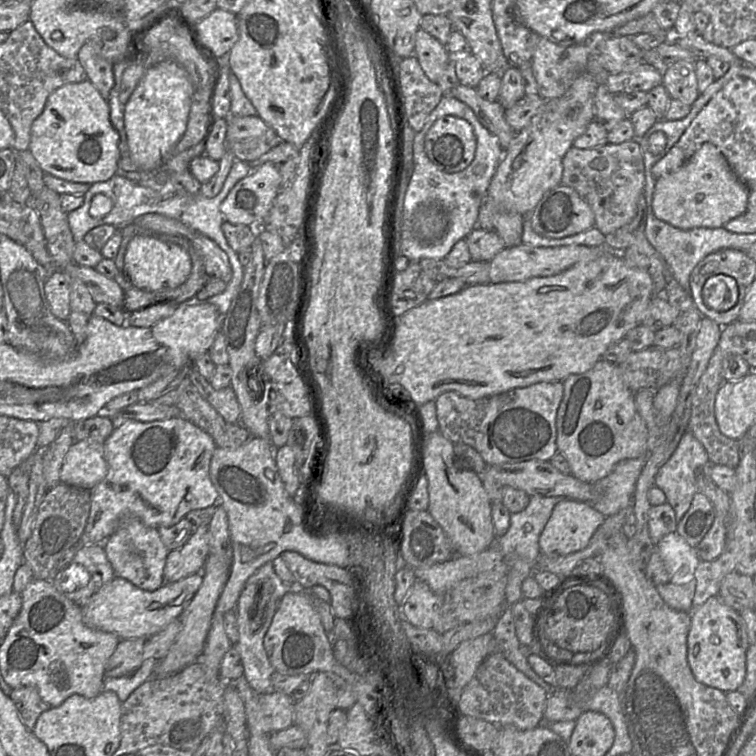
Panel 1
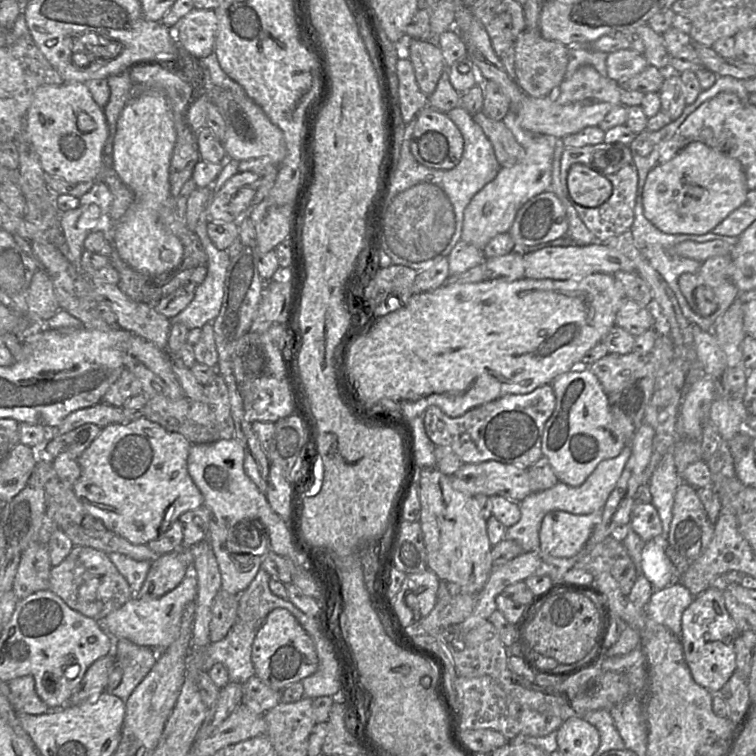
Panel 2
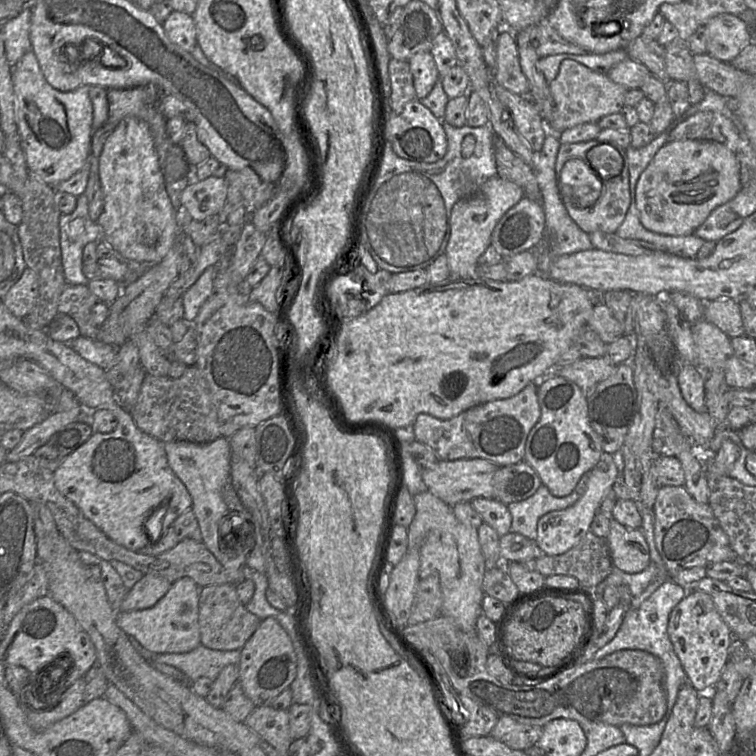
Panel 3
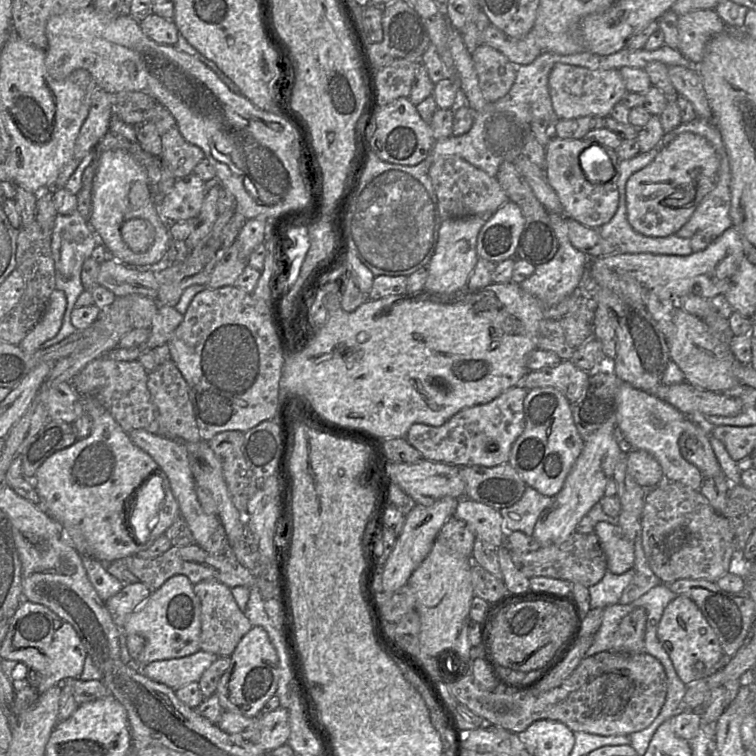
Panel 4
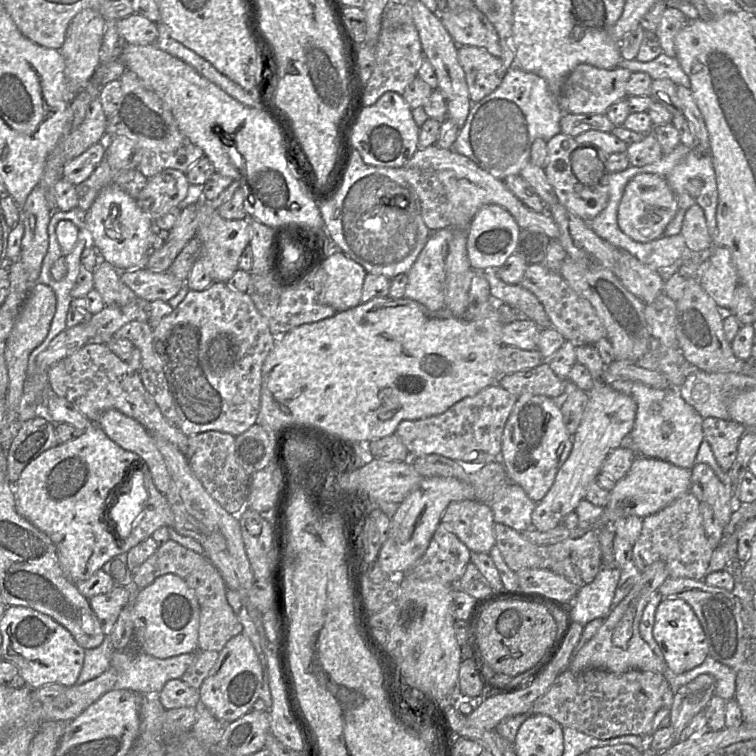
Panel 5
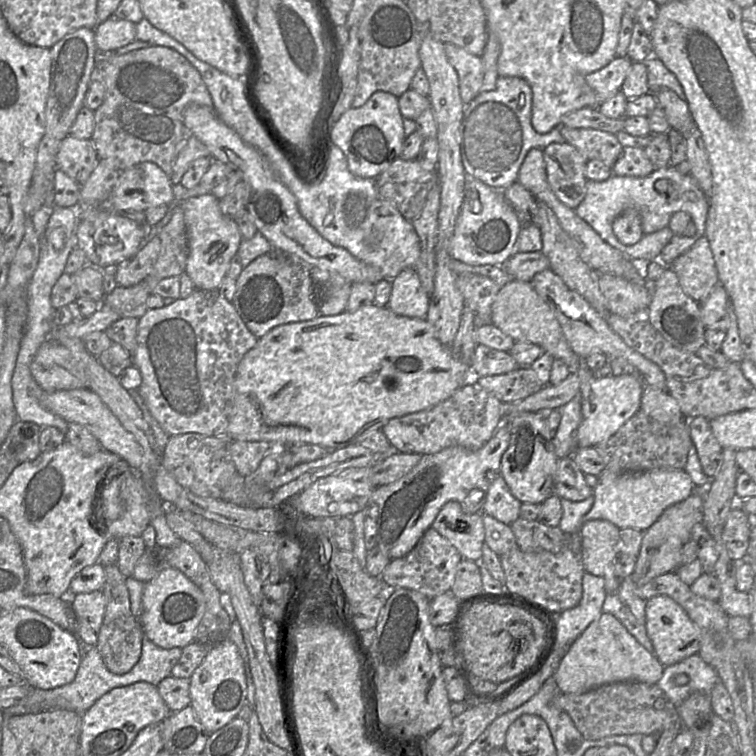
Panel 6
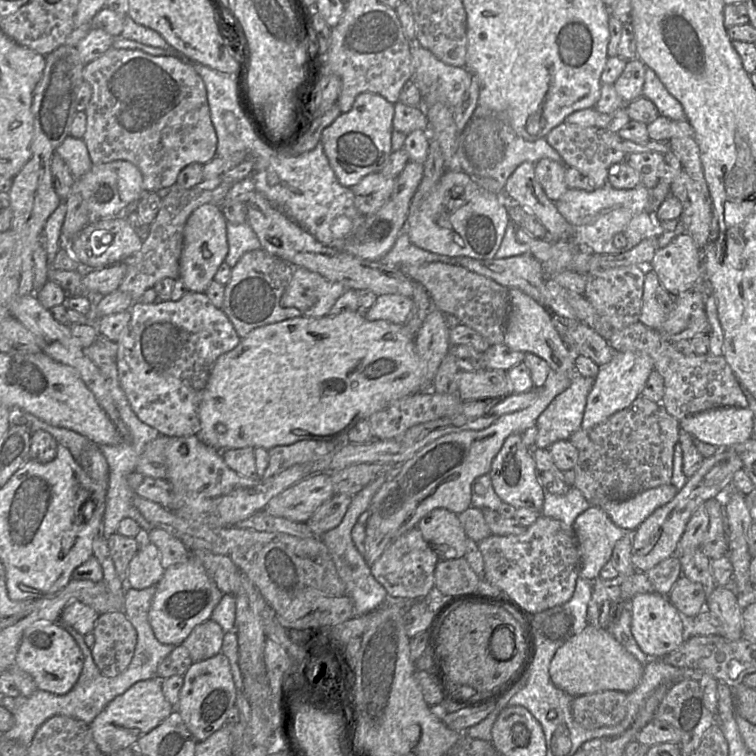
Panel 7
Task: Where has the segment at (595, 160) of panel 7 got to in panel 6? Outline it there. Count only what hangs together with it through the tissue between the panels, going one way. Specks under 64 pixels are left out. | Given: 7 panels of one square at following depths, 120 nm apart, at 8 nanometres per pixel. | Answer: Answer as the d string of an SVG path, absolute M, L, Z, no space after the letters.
M559 125L565 142L574 146L587 160L600 160L608 167L620 157L624 146L615 134L592 128L570 128Z

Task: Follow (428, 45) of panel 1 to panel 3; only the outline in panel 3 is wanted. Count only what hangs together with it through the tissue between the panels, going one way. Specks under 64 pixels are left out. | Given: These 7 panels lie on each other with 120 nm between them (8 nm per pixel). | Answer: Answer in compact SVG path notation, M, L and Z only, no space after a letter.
M429 51L413 55L409 61L416 99L424 99L440 77L433 56Z

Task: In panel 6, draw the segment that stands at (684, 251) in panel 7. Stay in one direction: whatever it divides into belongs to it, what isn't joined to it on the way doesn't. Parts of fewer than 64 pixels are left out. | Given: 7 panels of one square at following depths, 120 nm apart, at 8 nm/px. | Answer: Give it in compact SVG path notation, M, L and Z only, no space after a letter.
M705 234L699 237L685 253L678 256L668 267L676 274L682 290L697 302L704 301L712 289L719 284L714 257Z

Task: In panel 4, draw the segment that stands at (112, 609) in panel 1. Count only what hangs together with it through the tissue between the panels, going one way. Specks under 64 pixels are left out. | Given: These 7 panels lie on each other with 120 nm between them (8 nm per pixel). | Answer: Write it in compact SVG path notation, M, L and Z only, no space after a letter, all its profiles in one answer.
M184 575L169 578L161 587L152 591L145 602L125 621L122 632L144 639L143 651L132 666L140 669L156 660L182 658L200 650L201 609L191 581Z

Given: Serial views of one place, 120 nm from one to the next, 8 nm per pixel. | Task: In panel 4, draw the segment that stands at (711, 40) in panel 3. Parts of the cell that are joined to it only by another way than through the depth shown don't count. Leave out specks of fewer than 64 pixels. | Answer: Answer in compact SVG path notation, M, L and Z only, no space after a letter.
M714 9L697 10L678 16L678 51L693 63L699 63L710 39L726 29Z

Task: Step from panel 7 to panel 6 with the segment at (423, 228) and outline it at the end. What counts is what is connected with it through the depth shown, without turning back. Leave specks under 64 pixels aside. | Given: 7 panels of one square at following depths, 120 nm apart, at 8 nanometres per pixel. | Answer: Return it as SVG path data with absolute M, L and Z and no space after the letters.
M466 174L464 201L449 242L450 256L469 265L502 266L513 254L522 221L502 194L481 180Z

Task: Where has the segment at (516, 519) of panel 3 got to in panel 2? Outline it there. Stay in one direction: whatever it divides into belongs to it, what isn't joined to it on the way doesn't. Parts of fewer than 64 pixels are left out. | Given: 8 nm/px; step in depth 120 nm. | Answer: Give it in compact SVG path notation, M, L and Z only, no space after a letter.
M625 446L617 456L601 461L587 479L577 487L571 487L565 483L558 482L546 490L531 493L518 502L521 517L517 523L506 528L504 538L517 541L524 552L539 550L540 526L544 516L548 512L562 510L572 514L587 514L602 511L630 455L631 448Z

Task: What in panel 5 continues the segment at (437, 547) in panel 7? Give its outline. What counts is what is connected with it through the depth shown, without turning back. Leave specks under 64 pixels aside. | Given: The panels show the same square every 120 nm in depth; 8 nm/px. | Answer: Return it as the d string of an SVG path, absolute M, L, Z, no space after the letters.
M476 500L451 502L442 514L441 523L472 552L489 553L496 545L490 505Z

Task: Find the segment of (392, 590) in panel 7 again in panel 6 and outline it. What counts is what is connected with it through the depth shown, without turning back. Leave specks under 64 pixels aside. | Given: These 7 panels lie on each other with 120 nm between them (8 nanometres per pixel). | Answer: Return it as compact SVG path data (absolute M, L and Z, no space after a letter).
M430 527L410 552L403 557L389 561L380 578L394 589L407 588L433 598L436 595L450 592L455 580L457 565L462 559L458 550Z

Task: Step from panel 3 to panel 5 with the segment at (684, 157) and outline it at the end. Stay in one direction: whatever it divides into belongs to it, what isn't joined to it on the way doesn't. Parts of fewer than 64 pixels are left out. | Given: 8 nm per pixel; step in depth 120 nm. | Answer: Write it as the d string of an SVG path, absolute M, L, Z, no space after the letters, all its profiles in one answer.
M639 173L627 183L624 189L618 205L618 226L634 241L650 242L664 234L677 209L676 195L663 177L652 173Z

